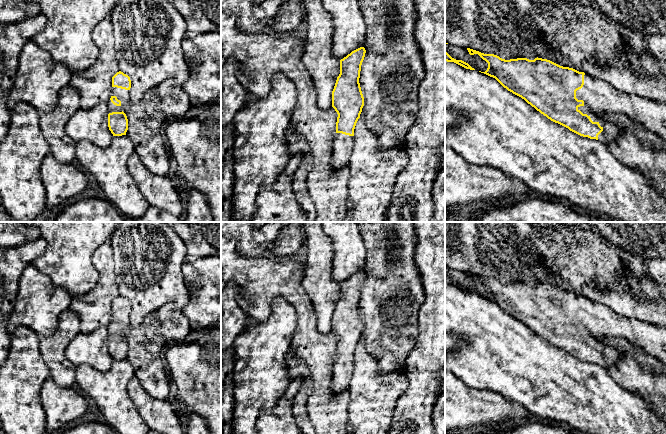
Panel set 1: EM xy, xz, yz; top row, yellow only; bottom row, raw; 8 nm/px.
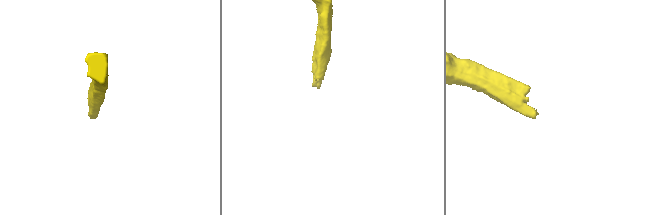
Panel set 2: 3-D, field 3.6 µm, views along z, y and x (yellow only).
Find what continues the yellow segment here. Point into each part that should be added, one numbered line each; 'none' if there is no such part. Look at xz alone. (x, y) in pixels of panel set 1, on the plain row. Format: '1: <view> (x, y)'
1: xz (343, 368)

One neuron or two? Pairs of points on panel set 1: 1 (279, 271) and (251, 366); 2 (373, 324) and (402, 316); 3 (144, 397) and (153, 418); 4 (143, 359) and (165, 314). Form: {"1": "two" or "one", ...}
{"1": "two", "2": "one", "3": "one", "4": "one"}

